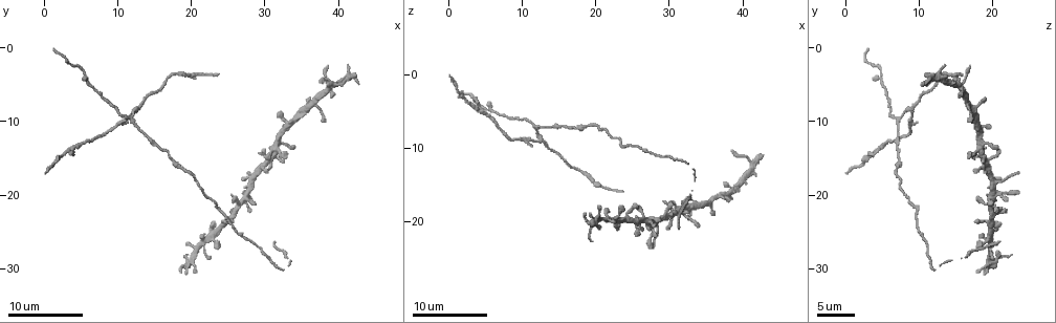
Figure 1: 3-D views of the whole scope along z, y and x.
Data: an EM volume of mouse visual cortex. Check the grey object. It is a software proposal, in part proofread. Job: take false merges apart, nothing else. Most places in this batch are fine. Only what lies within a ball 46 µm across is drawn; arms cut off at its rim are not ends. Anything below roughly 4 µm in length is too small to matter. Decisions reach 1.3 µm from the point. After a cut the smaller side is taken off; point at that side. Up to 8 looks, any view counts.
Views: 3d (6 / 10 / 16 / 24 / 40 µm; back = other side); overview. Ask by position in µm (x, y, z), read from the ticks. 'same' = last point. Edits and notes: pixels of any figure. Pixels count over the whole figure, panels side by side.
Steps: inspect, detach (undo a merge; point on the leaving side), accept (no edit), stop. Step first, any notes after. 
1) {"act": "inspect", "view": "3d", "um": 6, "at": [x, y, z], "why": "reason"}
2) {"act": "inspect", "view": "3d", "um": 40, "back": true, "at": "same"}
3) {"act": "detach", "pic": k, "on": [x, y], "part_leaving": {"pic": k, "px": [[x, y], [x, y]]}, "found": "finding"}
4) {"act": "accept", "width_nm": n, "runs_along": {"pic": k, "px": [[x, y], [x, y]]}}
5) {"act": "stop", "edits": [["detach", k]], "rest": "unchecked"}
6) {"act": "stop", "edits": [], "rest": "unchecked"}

{"act": "inspect", "view": "3d", "um": 10, "at": [5.0, 3.0, 5.0], "why": "narrows sharply"}

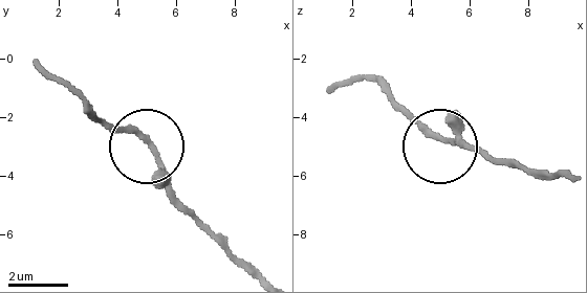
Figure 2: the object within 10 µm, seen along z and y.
{"act": "accept", "runs_along": {"pic": 2, "px": [[255, 275], [180, 201], [143, 140], [112, 131], [85, 106]]}, "found": "one cell here"}

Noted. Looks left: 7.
{"act": "inspect", "view": "3d", "um": 6, "at": [12.0, 8.5, 9.0], "why": "four or more arms meet"}

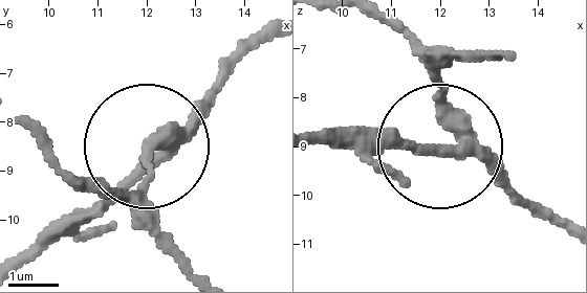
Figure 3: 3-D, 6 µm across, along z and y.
{"act": "inspect", "view": "3d", "um": 6, "back": true, "at": [12.20, 8.75, 9.10]}

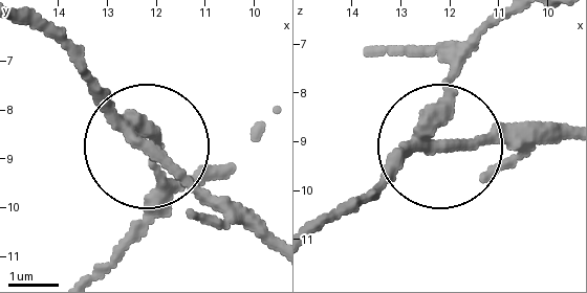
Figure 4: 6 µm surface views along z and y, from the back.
{"act": "detach", "pic": 4, "on": [95, 79], "arms": 4, "found": "two cells meet here"}

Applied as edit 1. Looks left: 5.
{"act": "inspect", "view": "3d", "um": 10, "at": [16.0, 14.0, 7.0], "why": "sudden change in width"}

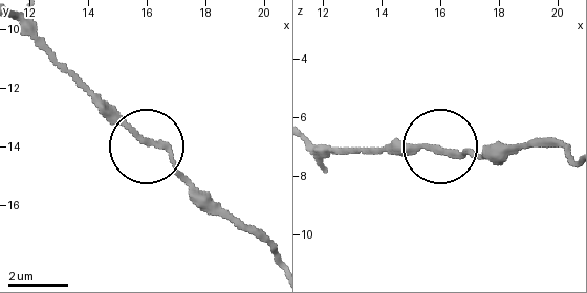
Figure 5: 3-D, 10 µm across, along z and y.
{"act": "inspect", "view": "3d", "um": 10, "back": true, "at": [16.0, 13.7, 7.1]}

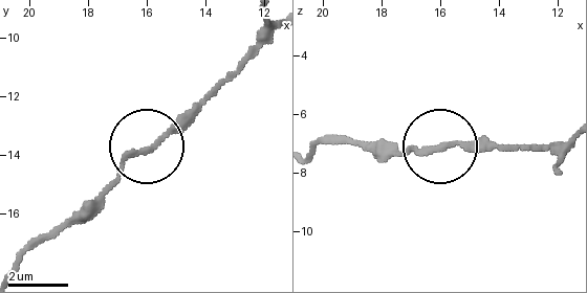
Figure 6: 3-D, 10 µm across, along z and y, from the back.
{"act": "accept", "runs_along": {"pic": 6, "px": [[22, 254], [60, 232], [128, 160], [150, 150], [208, 92]]}, "found": "all the same cell"}

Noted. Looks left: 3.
{"act": "inspect", "view": "3d", "um": 10, "at": [28.0, 21.0, 20.5], "why": "looks like a crossing"}

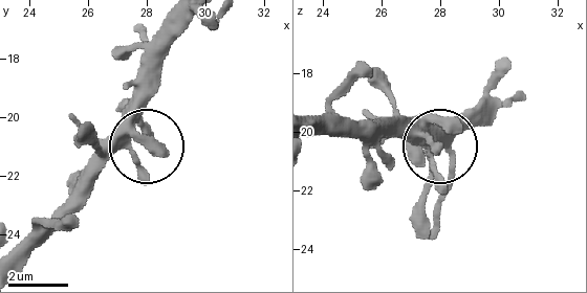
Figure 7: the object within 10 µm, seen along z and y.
{"act": "inspect", "view": "3d", "um": 10, "back": true, "at": [27.6, 21.3, 20.2], "why": "from behind"}

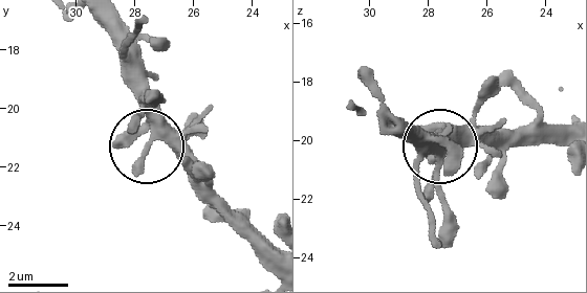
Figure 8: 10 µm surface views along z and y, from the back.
{"act": "accept", "found": "continuous, no second cell"}

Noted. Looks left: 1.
{"act": "stop", "edits": [["detach", 4]], "rest": "unchecked"}

